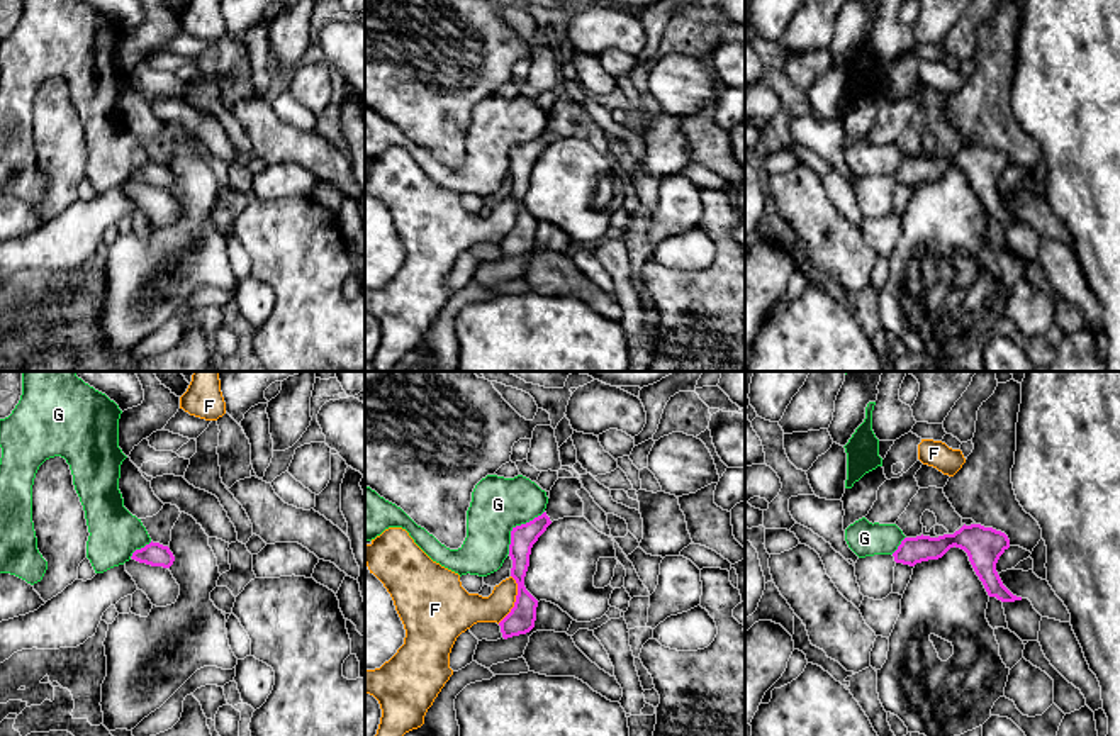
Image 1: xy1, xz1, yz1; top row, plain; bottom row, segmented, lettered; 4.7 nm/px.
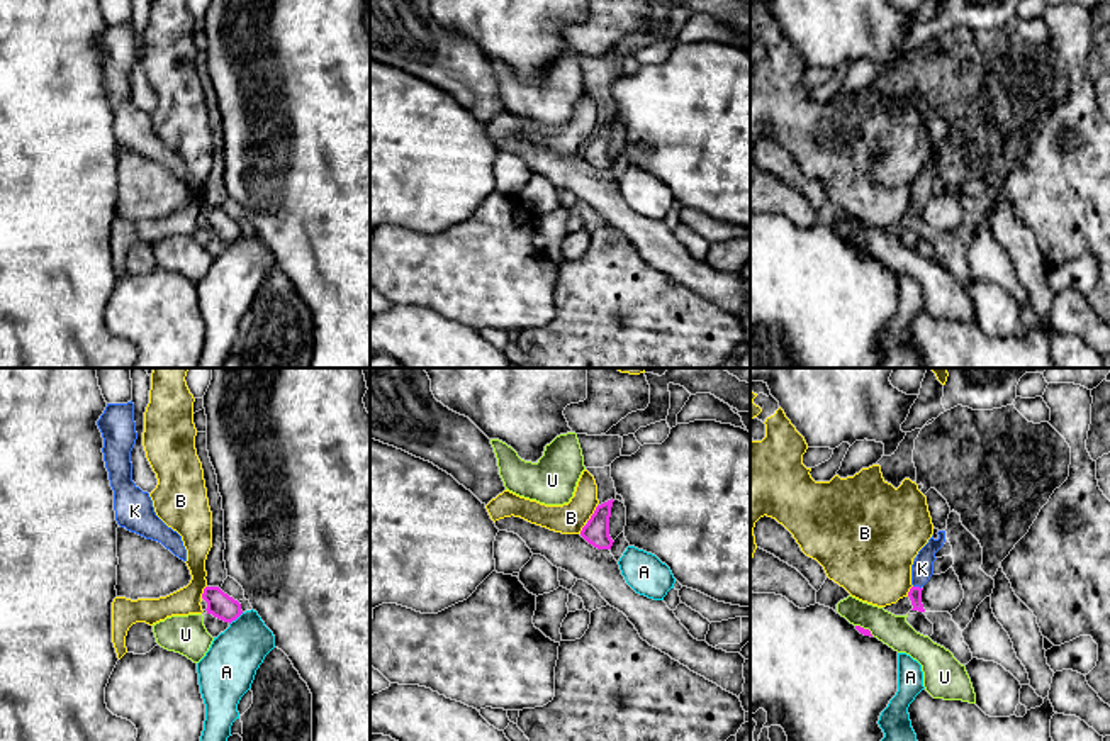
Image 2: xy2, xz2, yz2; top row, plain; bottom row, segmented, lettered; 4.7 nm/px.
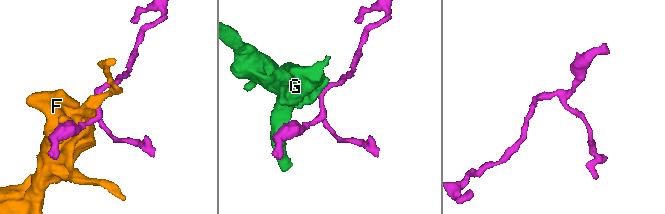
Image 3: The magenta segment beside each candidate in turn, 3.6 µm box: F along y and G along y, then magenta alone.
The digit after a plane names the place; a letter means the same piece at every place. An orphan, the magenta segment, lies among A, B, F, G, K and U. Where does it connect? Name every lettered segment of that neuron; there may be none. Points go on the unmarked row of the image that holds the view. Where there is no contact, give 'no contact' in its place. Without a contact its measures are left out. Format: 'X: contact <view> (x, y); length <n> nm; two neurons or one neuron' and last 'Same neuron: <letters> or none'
A: contact xy2 (236, 238); length 90 nm; two neurons
B: contact xz2 (593, 134); length 100 nm; two neurons
F: contact xz1 (516, 219); length 240 nm; two neurons
G: contact xz1 (516, 146); length 260 nm; two neurons
K: contact yz2 (917, 207); length 40 nm; one neuron
U: contact yz2 (863, 248); length 100 nm; two neurons
Same neuron: K

